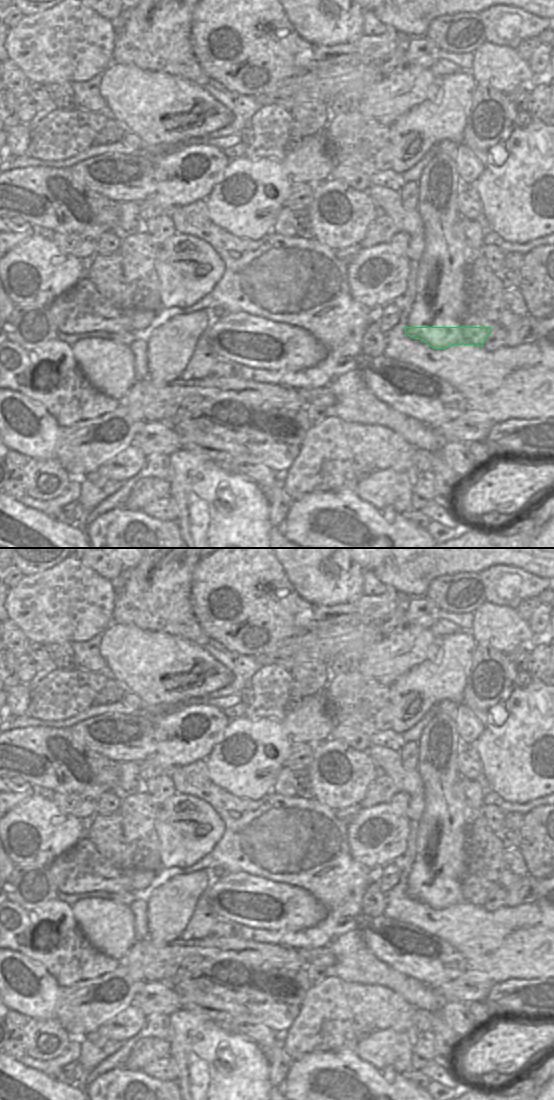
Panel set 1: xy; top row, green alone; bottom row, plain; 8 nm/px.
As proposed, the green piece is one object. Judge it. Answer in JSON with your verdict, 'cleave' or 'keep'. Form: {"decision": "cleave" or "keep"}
{"decision": "cleave"}

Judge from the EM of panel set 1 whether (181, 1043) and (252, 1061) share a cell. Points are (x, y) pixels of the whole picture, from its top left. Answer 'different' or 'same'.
same

